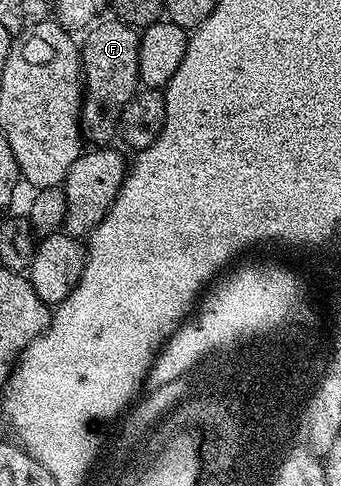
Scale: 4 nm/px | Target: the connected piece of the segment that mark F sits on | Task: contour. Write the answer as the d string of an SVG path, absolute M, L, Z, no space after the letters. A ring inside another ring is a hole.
M116 17L106 23L98 22L88 28L85 43L80 44L83 98L81 100L81 134L93 145L109 145L119 131L121 114L139 90L139 45L138 28L130 27Z

